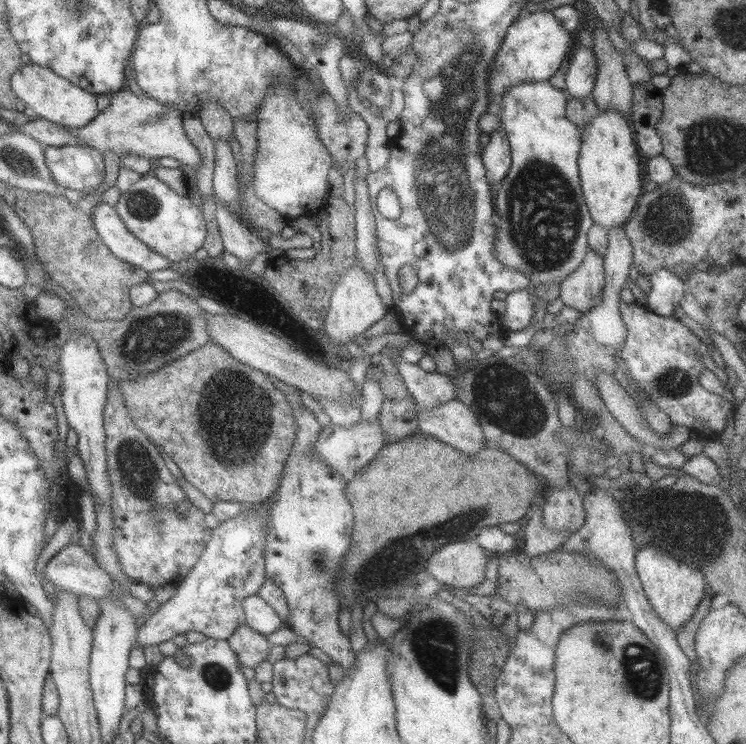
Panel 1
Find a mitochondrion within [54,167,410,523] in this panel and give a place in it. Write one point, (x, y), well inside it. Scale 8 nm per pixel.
(155, 336)

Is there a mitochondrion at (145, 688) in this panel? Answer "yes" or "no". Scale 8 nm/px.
no

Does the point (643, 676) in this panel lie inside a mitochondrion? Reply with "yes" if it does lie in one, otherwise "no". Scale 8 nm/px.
yes

